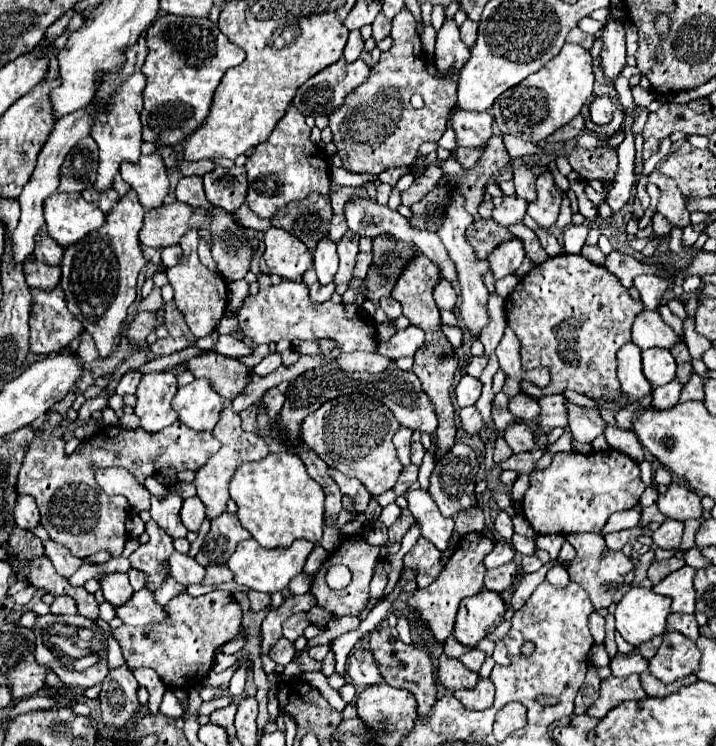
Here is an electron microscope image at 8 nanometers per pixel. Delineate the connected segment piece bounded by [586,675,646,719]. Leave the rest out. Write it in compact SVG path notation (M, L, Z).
M628 675L628 677L608 677L602 681L600 687L600 697L588 707L588 715L602 719L610 709L618 707L624 701L632 701L632 699L644 699L646 693L640 685L640 677L638 675Z

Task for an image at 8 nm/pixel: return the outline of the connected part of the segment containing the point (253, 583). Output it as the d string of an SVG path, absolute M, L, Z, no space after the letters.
M246 539L246 541L240 541L240 545L232 553L232 557L226 561L226 565L234 573L236 583L254 591L274 593L274 591L286 589L290 579L294 579L304 569L304 563L312 549L314 549L314 543L306 539L294 541L290 547L276 547L276 549L264 549L254 539Z

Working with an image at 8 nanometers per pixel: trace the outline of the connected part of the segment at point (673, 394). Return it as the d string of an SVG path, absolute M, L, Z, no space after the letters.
M674 379L672 383L668 383L664 387L656 387L652 391L652 407L656 407L656 409L670 409L670 407L674 407L678 403L680 389L682 389L682 385L680 385L678 379Z

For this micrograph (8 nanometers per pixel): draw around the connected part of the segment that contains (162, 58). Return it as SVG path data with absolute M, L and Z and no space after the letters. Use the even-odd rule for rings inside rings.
M160 15L148 27L148 57L142 67L142 73L146 75L146 87L142 91L144 109L140 113L142 127L144 127L142 139L152 145L178 145L180 141L184 141L206 119L212 105L212 95L220 79L224 77L224 73L230 67L240 65L242 61L244 61L244 51L232 45L228 37L220 33L216 23L208 19L198 19L198 17Z

